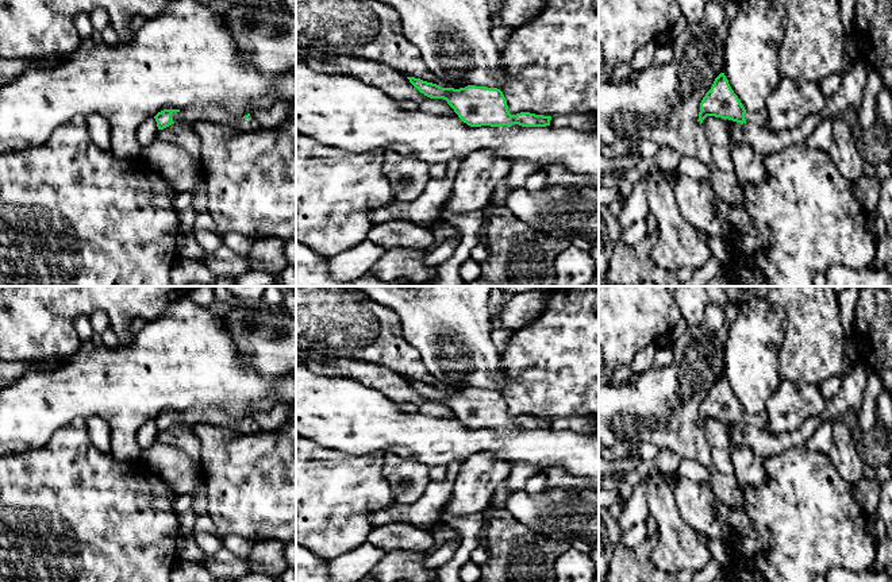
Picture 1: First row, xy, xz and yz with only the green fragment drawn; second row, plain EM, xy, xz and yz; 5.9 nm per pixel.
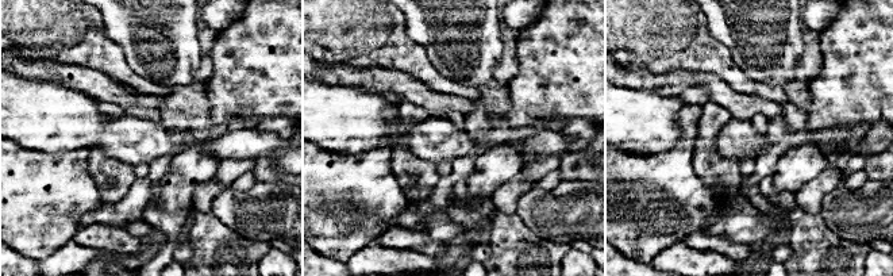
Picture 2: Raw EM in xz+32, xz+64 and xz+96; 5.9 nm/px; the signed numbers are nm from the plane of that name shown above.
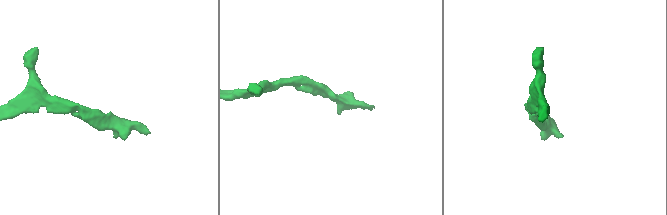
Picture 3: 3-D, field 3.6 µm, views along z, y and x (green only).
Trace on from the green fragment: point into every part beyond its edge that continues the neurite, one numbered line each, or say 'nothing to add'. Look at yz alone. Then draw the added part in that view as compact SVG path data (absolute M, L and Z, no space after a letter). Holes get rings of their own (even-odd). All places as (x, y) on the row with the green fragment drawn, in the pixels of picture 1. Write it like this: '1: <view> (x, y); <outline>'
1: yz (752, 118); M746 111L745 119L746 119L747 124L755 124L760 127L765 127L765 124L766 124L766 116L764 112Z

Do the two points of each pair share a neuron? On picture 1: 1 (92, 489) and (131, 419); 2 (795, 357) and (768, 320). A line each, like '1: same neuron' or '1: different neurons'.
1: different neurons
2: different neurons

